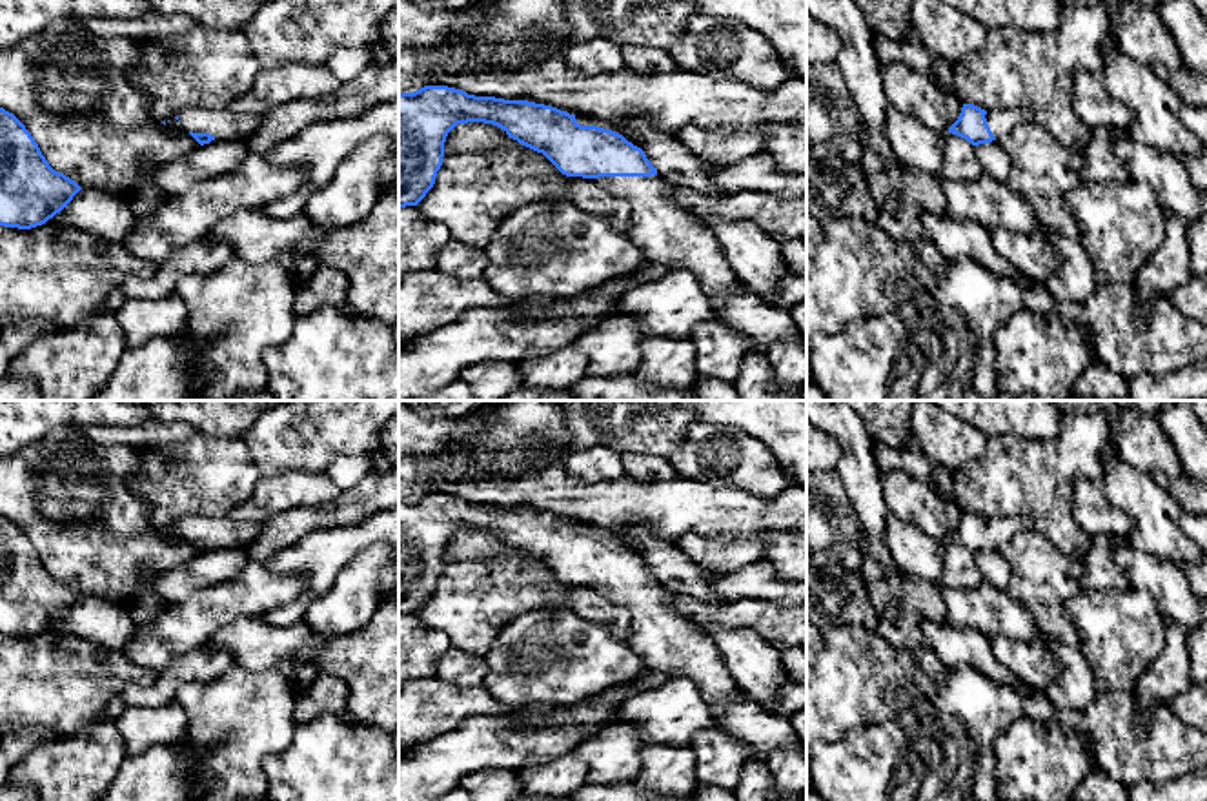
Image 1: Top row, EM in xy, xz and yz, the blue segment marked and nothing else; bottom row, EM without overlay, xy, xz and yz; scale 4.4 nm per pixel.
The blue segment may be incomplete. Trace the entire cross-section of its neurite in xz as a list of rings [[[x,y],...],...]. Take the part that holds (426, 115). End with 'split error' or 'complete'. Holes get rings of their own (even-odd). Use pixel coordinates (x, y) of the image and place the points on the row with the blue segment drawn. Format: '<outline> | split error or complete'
[[[424,86],[413,93],[399,93],[399,208],[417,206],[433,188],[442,166],[444,142],[457,124],[484,122],[506,131],[519,144],[543,153],[563,175],[593,178],[612,195],[630,204],[630,240],[644,253],[646,262],[657,262],[670,271],[692,271],[714,302],[714,319],[756,342],[756,351],[766,351],[776,340],[801,337],[788,309],[754,297],[732,271],[714,233],[701,226],[674,198],[674,188],[657,175],[644,151],[623,135],[581,126],[575,115],[528,100],[475,96],[448,86]]] | split error

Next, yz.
[[[963,104],[958,120],[948,127],[972,146],[989,144],[1009,135],[1014,126],[1032,122],[1032,113],[1027,109],[994,109],[985,111],[974,104]]] | split error

